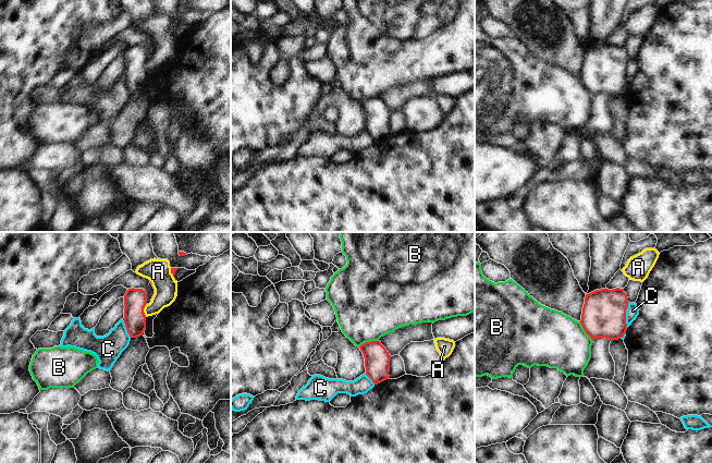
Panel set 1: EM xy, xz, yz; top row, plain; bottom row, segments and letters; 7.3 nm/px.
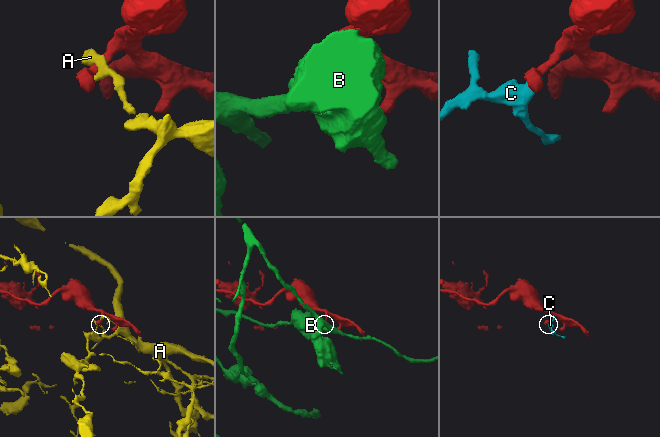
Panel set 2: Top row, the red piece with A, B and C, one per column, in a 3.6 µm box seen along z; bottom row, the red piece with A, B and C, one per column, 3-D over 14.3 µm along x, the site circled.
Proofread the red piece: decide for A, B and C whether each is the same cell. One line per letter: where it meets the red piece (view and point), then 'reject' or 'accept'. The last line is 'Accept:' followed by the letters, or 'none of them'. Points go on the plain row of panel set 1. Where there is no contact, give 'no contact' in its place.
A: contact xy (143, 65); reject
B: contact xz (368, 98); reject
C: contact yz (625, 71); reject
Accept: none of them

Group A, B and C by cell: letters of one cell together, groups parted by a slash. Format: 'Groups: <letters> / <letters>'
Groups: A C / B

